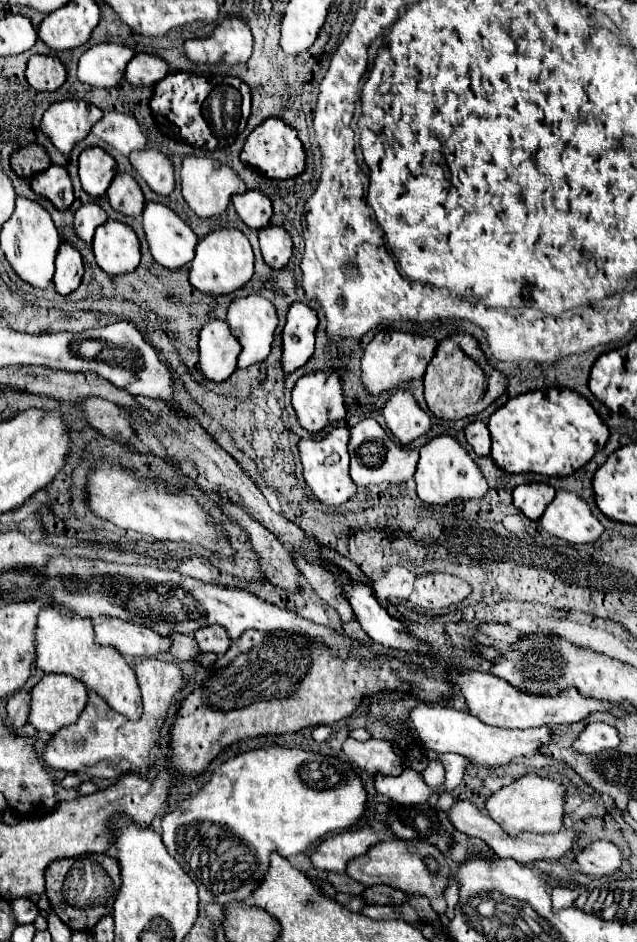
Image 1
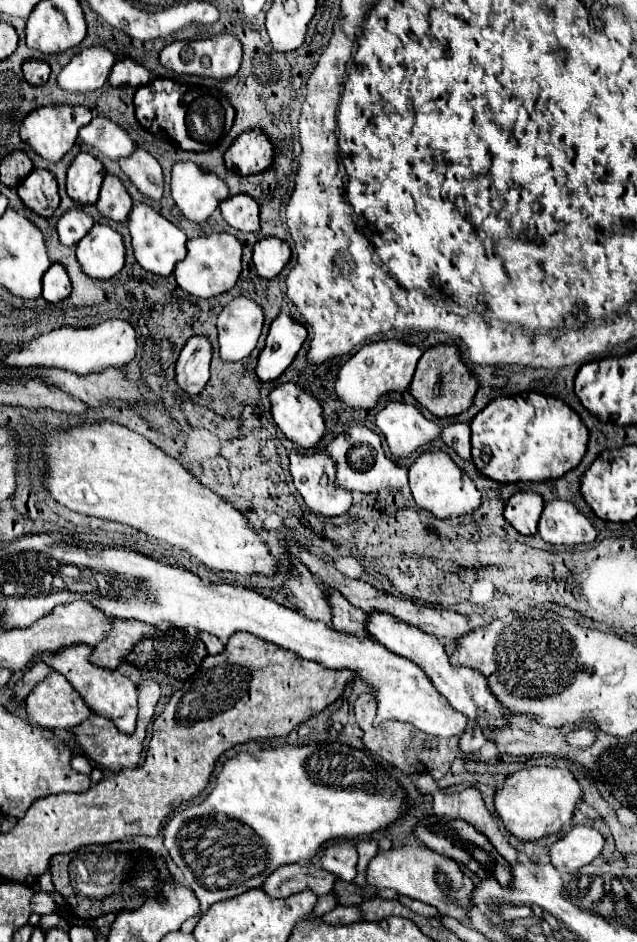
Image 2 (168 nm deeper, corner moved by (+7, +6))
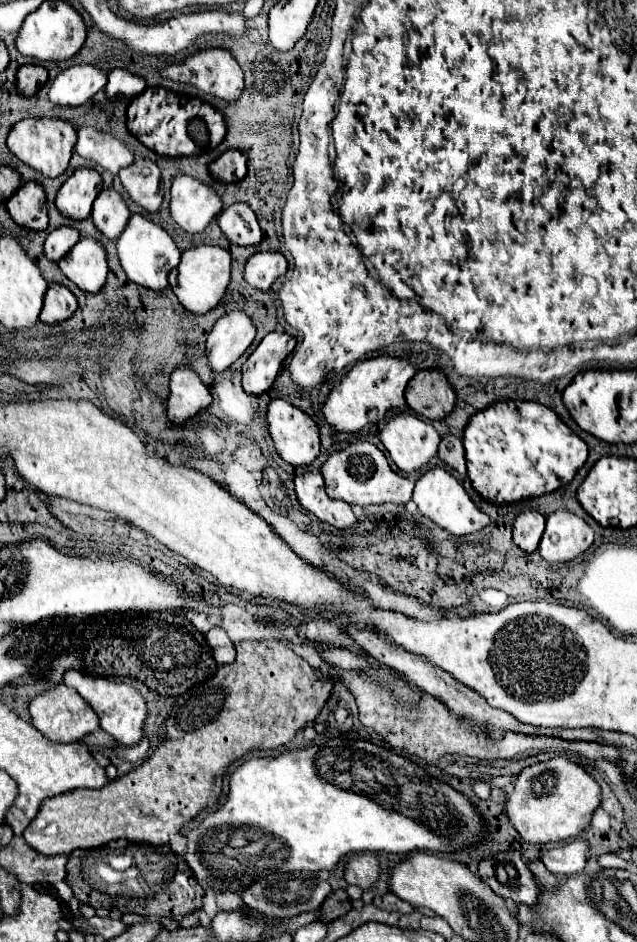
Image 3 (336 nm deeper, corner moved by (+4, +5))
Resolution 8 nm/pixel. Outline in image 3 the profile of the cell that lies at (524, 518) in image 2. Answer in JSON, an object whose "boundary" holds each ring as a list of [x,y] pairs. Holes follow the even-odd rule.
{"boundary":[[[527,510],[527,512],[519,514],[513,522],[513,542],[523,552],[531,554],[537,550],[543,530],[545,530],[545,518],[535,510]]]}

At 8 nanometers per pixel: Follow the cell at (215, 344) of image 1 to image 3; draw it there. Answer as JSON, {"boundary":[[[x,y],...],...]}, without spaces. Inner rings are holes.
{"boundary":[[[181,366],[171,376],[171,396],[167,402],[167,416],[173,426],[181,428],[201,410],[211,404],[211,394],[199,376],[189,368]]]}

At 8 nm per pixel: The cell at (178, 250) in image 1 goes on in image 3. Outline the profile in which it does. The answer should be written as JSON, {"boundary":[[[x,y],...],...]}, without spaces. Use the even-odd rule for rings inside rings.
{"boundary":[[[135,214],[135,216],[131,216],[127,230],[123,230],[123,234],[117,240],[117,256],[119,256],[119,264],[125,270],[125,274],[129,276],[129,280],[157,292],[157,290],[163,290],[169,286],[167,276],[179,264],[181,252],[163,228],[159,228],[151,220]]]}

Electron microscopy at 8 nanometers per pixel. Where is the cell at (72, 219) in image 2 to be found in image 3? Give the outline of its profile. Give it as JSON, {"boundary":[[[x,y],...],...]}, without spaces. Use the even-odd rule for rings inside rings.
{"boundary":[[[61,226],[47,236],[43,244],[43,254],[45,258],[59,262],[75,246],[75,242],[79,242],[79,232],[71,226]]]}

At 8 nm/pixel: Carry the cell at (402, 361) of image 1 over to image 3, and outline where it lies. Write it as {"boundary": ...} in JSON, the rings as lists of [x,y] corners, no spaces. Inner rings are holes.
{"boundary":[[[375,356],[355,364],[347,376],[331,390],[325,406],[323,416],[337,432],[361,432],[363,428],[371,426],[371,418],[375,412],[375,420],[383,420],[391,408],[403,408],[405,402],[405,388],[407,382],[415,376],[415,368],[403,358],[391,356]]]}

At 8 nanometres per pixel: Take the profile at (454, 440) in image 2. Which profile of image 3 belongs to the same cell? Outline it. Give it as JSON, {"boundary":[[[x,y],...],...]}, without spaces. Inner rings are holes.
{"boundary":[[[443,436],[441,444],[439,444],[439,458],[451,466],[453,470],[457,470],[459,474],[467,474],[465,470],[465,448],[463,448],[463,440],[459,436]]]}

